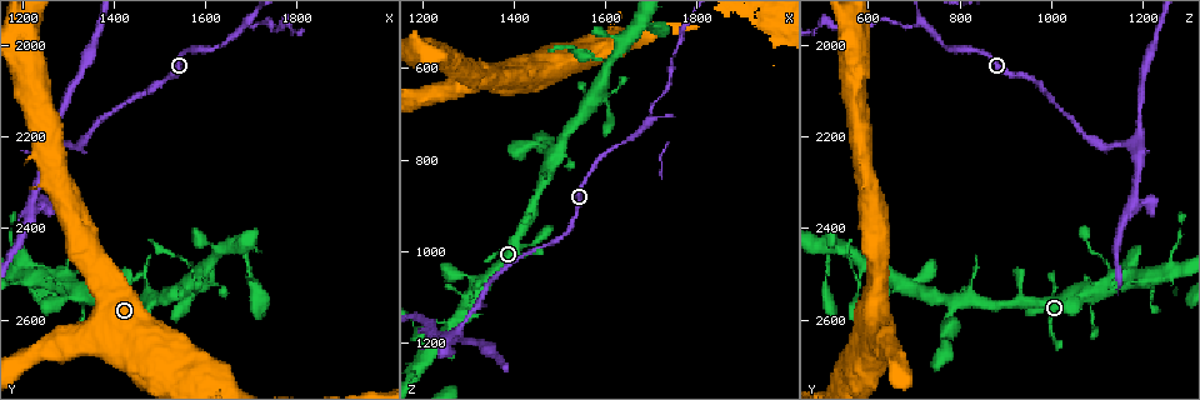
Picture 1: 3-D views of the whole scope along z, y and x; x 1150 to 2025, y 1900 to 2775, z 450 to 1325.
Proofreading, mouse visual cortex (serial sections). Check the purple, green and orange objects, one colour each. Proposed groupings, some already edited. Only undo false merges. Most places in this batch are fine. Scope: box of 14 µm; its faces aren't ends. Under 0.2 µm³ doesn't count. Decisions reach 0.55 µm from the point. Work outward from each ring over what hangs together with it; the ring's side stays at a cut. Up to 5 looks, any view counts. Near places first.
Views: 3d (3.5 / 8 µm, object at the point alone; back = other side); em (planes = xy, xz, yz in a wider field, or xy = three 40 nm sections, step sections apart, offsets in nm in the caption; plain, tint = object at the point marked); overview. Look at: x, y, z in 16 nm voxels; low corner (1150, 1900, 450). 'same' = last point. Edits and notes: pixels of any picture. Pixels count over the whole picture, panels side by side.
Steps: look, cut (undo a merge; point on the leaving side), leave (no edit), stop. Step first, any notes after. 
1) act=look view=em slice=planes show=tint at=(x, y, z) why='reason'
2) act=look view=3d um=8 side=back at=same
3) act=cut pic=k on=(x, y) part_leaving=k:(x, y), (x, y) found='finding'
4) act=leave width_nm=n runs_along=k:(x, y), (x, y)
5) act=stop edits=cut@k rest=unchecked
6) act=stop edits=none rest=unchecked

act=look view=3d um=3.5 at=(1275, 2215, 1185) why='calibre changes'

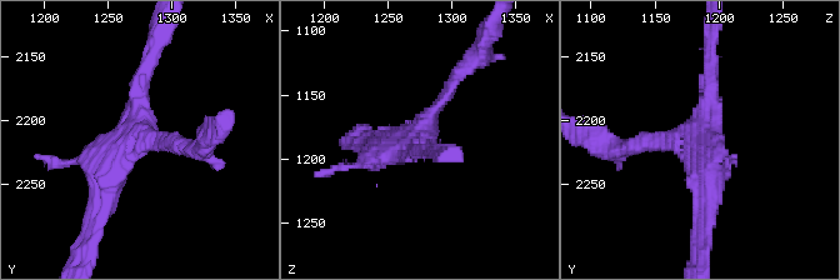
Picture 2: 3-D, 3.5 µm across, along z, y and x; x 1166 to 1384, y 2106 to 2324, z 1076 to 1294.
act=look view=em slice=planes show=tint at=(1270, 2218, 1184) arms=3 arm_widths_nm=200,250,350

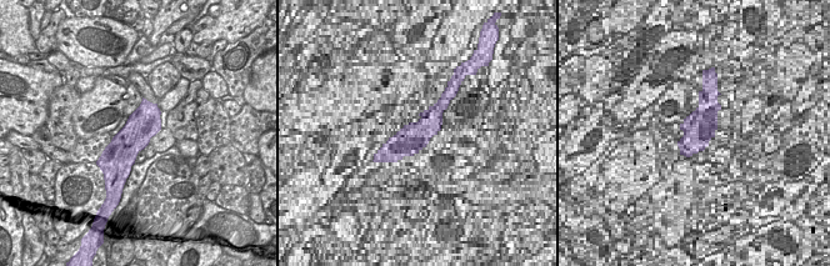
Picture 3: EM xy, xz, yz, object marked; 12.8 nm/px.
act=look view=em slice=xy step=1 show=tint at=same why='another direction'

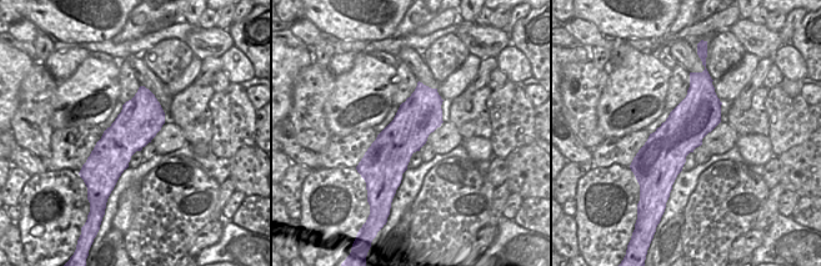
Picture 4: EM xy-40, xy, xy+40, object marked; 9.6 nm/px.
act=leave width_nm=400 runs_along=2:(465, 68), (423, 129), (376, 150) found='one cell here'

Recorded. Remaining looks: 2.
act=look view=3d um=3.5 side=back at=(1210, 2510, 1205) why='arms part here'

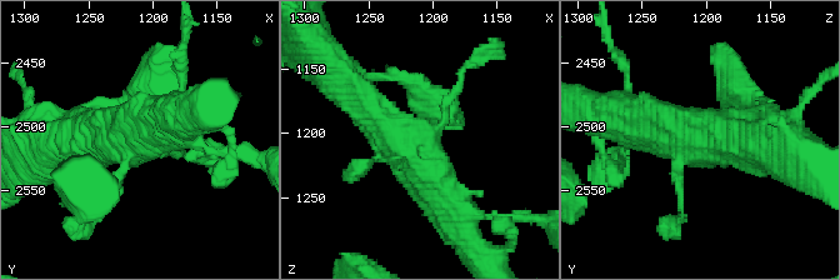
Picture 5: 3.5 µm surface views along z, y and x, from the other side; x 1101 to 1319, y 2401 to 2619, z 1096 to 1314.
act=look view=em slice=xy step=1 show=tint at=(1206, 2518, 1206) why='need the tissue'

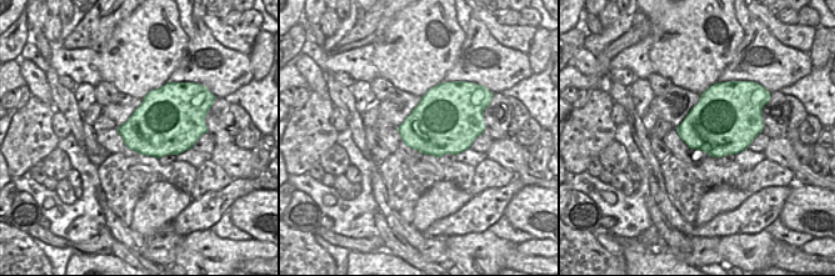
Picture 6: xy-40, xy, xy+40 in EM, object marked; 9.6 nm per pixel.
act=leave width_nm=600 runs_along=5:(341, 86), (406, 144), (449, 209) found='one cell here'

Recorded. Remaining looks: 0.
act=stop edits=none rest=unchecked

